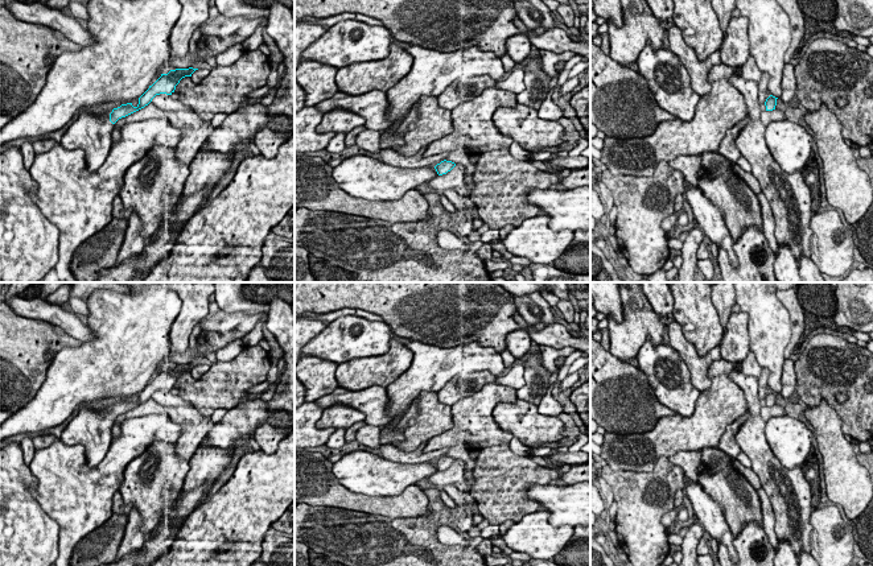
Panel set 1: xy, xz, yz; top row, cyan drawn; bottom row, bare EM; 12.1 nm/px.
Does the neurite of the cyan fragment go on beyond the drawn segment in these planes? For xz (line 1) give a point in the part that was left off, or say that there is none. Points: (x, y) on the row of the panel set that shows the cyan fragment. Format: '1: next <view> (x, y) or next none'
1: next none

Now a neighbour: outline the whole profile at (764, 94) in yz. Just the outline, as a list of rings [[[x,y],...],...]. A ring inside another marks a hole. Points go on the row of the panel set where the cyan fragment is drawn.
[[[762,73],[761,80],[758,82],[758,102],[766,102],[770,96],[769,92],[769,74]]]

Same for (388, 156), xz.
[[[421,148],[416,154],[413,156],[404,156],[398,153],[394,149],[384,149],[380,150],[382,162],[386,162],[388,165],[403,168],[403,169],[416,169],[416,168],[435,168],[437,164],[444,161],[446,158],[446,153],[424,157],[424,152],[427,148]]]

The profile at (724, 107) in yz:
[[[720,63],[708,74],[711,91],[700,96],[692,120],[680,119],[662,121],[655,132],[646,137],[617,139],[606,136],[601,149],[601,164],[614,175],[651,177],[660,161],[672,161],[679,156],[699,156],[704,152],[718,152],[720,142],[729,128],[738,124],[748,115],[744,95],[729,82],[733,75],[741,75],[741,66],[732,67]]]

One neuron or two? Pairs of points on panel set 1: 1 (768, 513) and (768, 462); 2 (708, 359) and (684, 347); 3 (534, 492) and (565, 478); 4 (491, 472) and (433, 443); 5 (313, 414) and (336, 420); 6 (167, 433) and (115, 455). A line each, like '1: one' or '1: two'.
1: two
2: one
3: two
4: two
5: two
6: one

